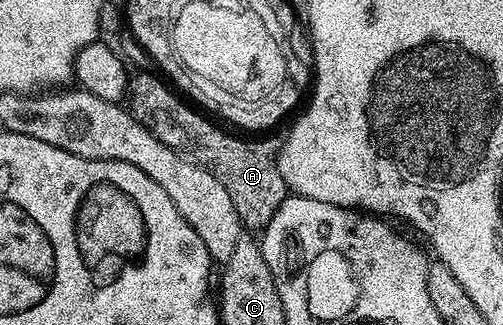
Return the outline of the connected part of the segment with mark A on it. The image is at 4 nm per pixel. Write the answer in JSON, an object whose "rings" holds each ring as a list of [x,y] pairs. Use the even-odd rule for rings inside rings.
{"rings":[[[139,73],[136,77],[134,74],[130,78],[129,108],[131,114],[146,129],[153,131],[153,135],[157,135],[157,139],[161,139],[161,143],[165,143],[174,149],[187,149],[187,153],[195,153],[195,157],[203,157],[203,161],[207,161],[207,165],[211,165],[211,169],[215,169],[217,176],[223,177],[223,181],[227,181],[227,189],[231,189],[231,193],[235,193],[237,215],[248,230],[262,231],[267,228],[277,211],[277,207],[281,207],[281,203],[289,196],[287,184],[279,170],[278,155],[281,145],[278,140],[275,142],[271,135],[267,135],[264,136],[267,137],[264,141],[250,141],[247,138],[250,136],[236,135],[224,128],[222,124],[219,124],[220,126],[214,125],[209,118],[202,117],[195,109],[190,109],[169,86],[162,85],[151,73]]]}

